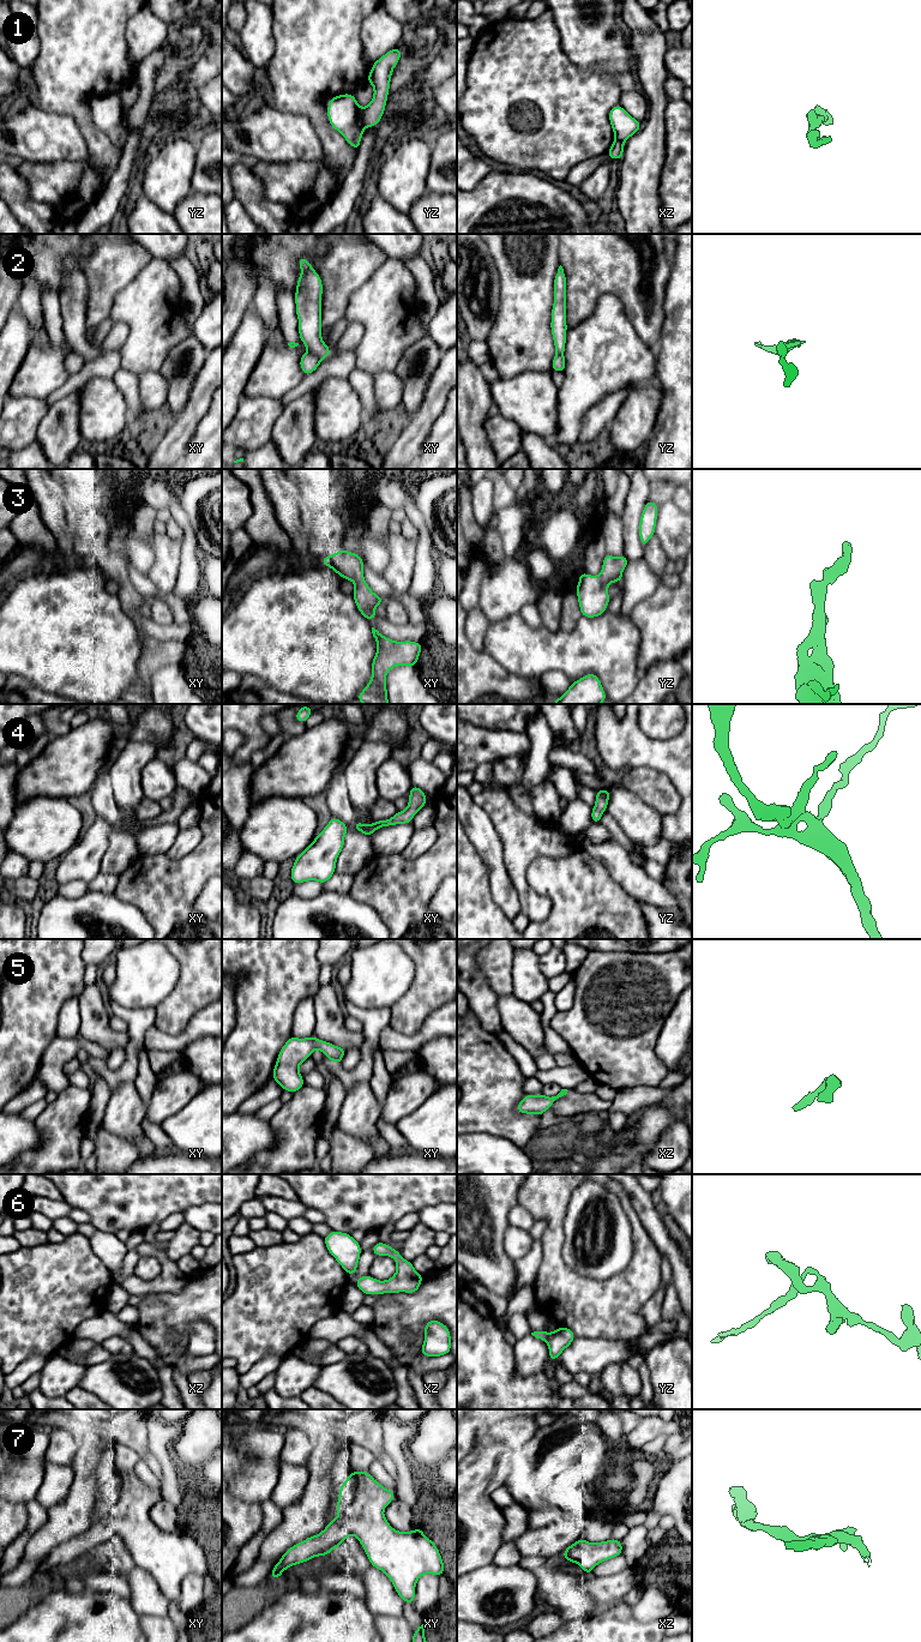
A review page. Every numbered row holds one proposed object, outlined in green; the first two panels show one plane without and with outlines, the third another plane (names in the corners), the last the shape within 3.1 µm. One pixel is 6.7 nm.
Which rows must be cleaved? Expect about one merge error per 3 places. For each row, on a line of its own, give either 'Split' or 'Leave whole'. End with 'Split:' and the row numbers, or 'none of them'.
1: Split
2: Split
3: Leave whole
4: Leave whole
5: Leave whole
6: Leave whole
7: Leave whole
Split: 1, 2

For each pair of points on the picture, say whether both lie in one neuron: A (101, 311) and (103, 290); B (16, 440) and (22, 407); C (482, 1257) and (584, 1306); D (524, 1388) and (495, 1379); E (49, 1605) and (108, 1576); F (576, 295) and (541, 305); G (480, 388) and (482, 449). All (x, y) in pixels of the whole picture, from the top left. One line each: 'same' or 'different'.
A: same
B: same
C: different
D: same
E: different
F: different
G: same

